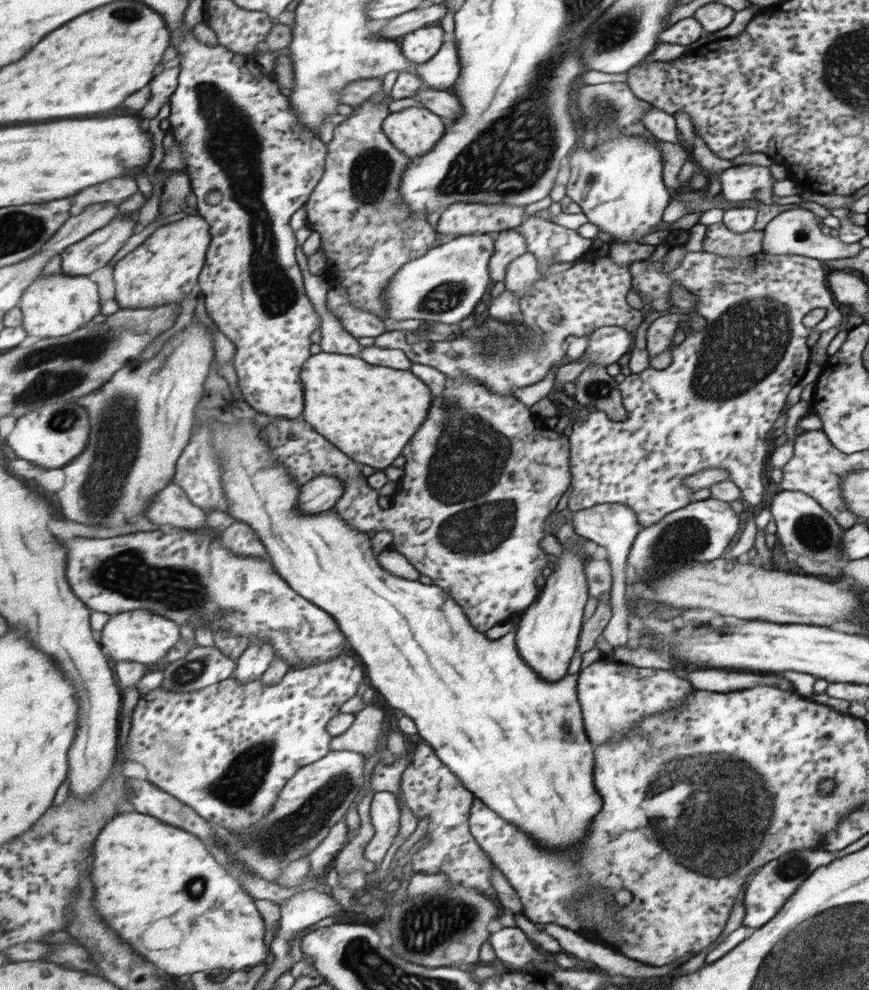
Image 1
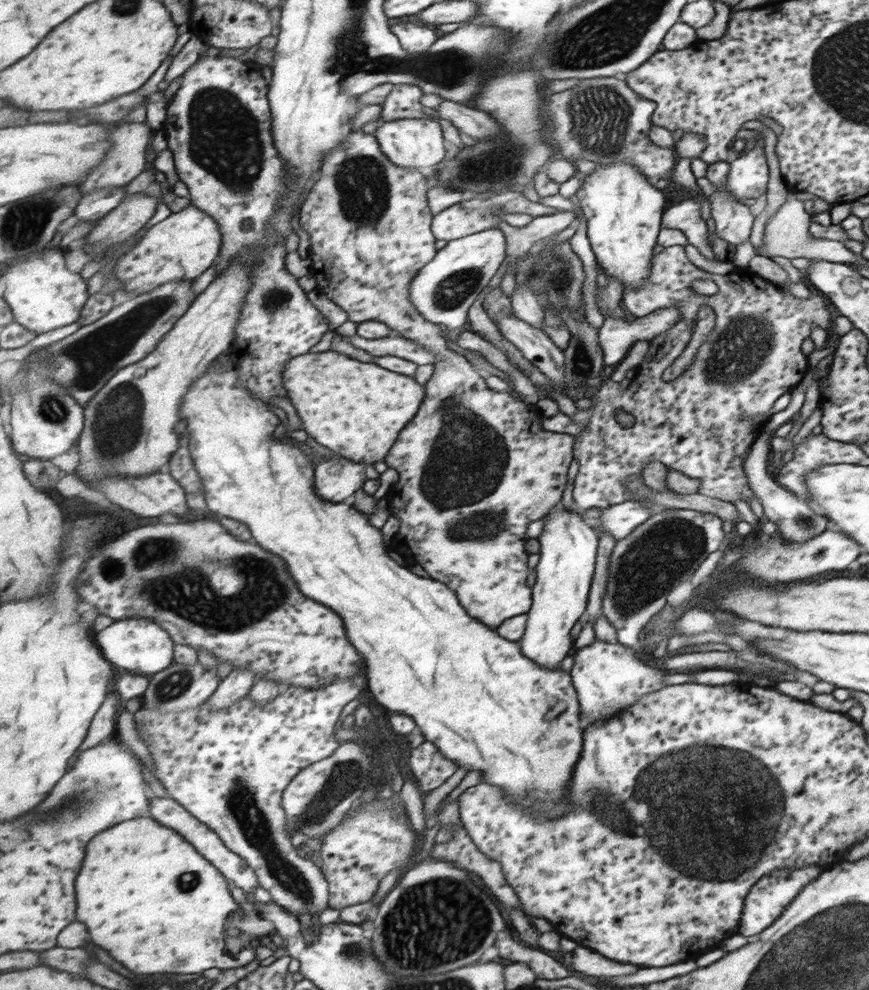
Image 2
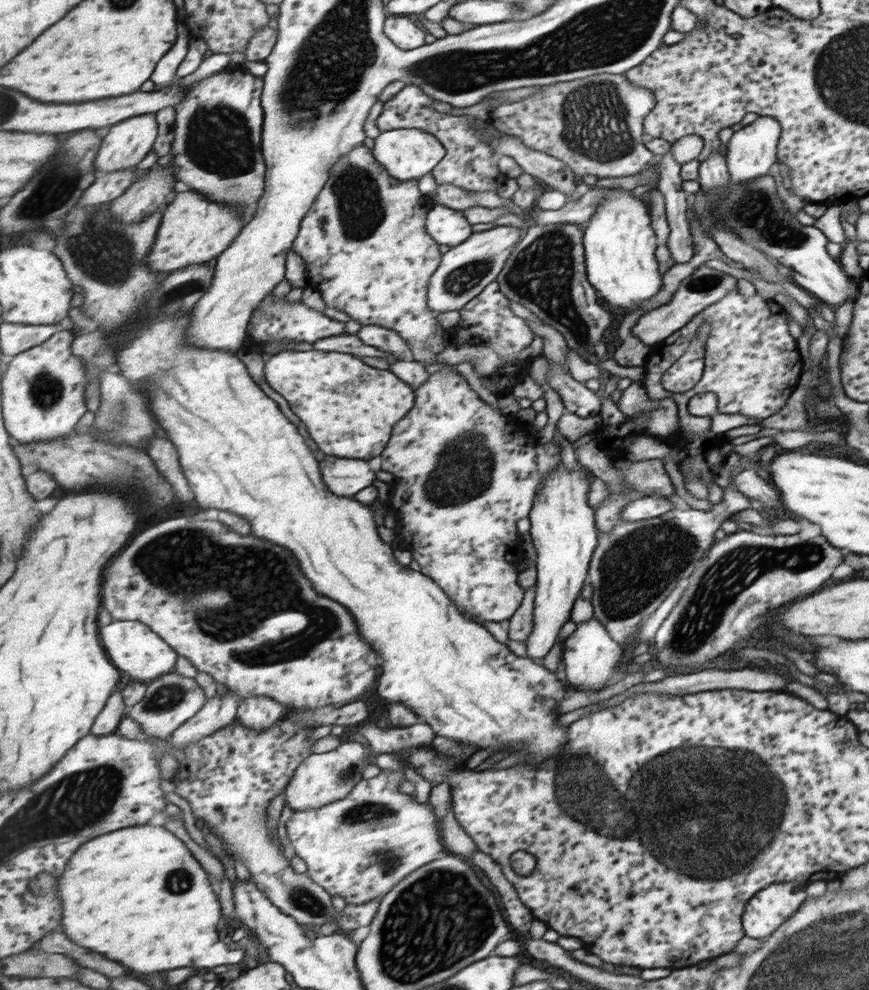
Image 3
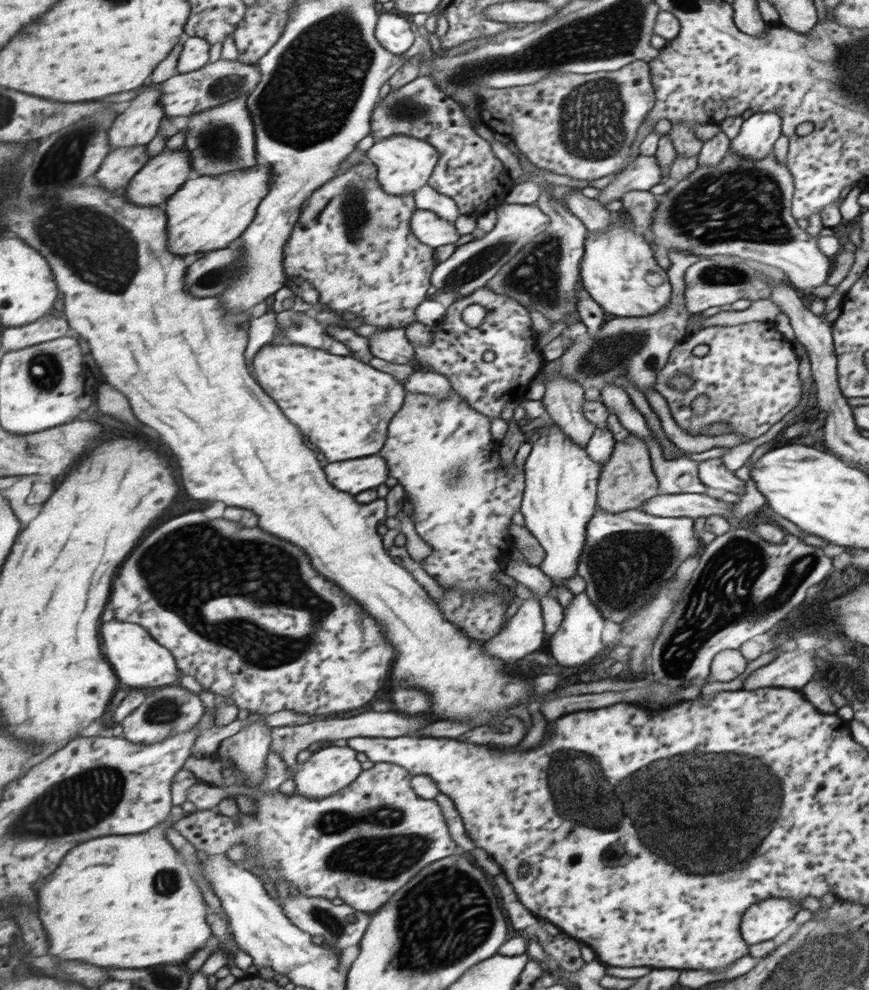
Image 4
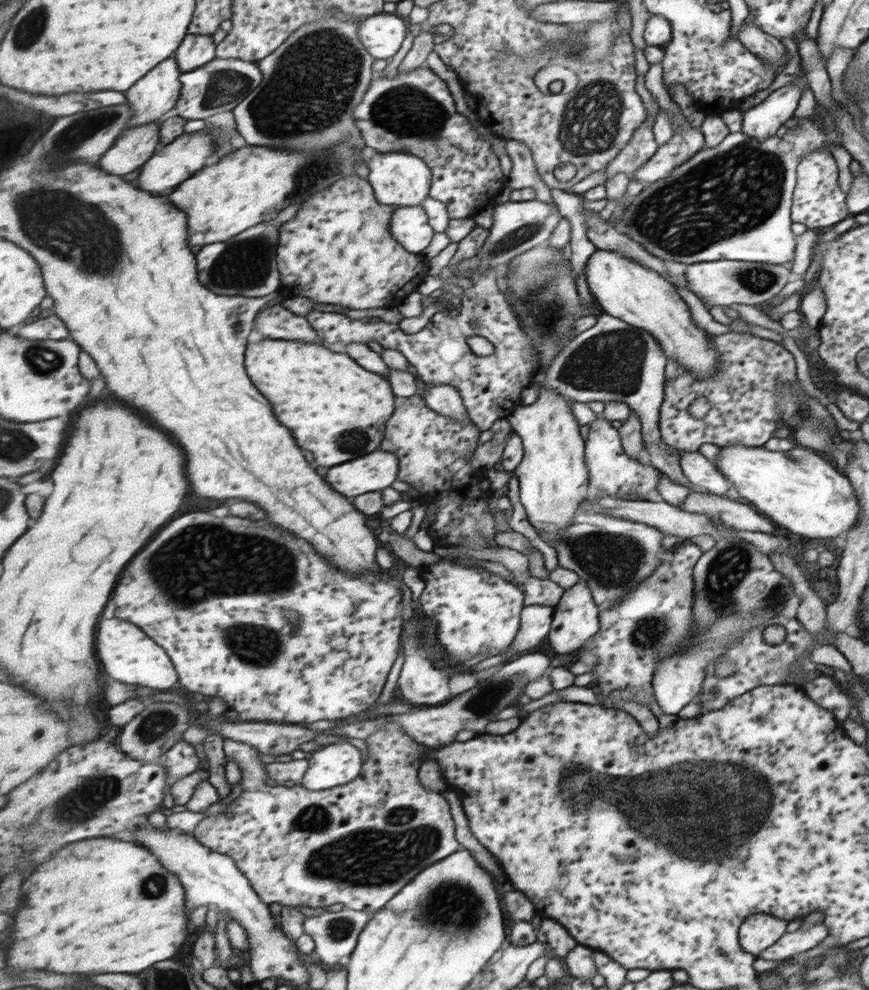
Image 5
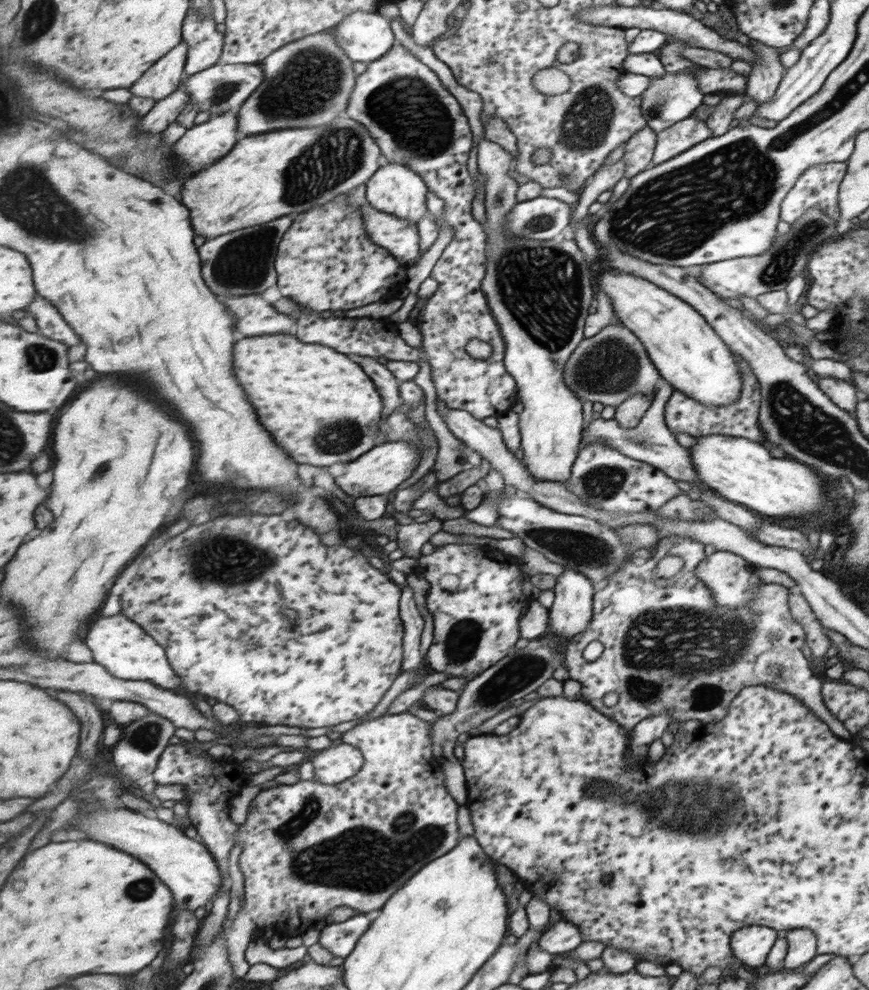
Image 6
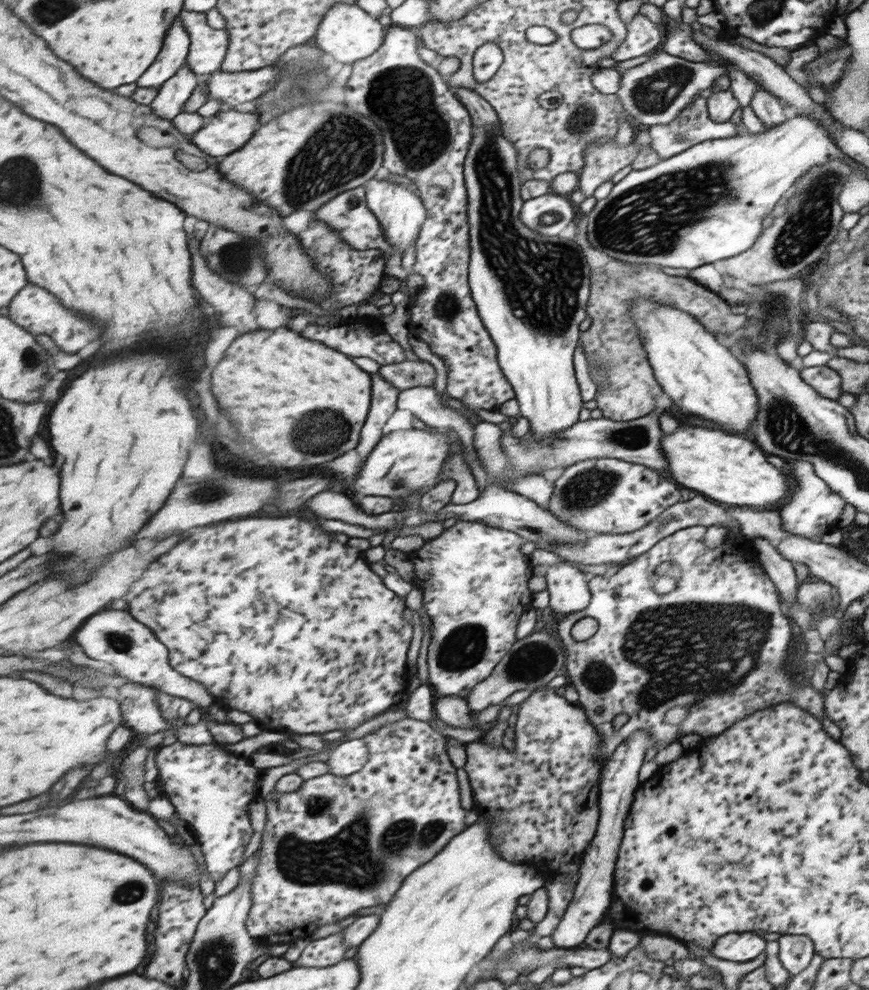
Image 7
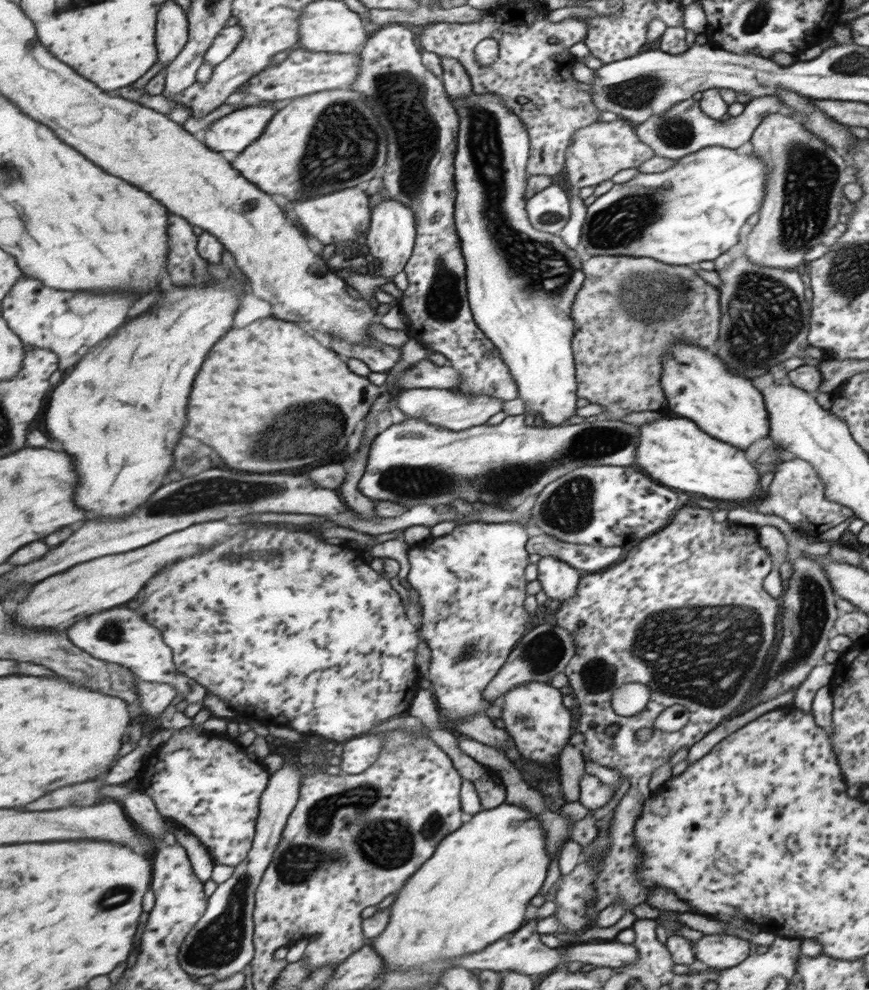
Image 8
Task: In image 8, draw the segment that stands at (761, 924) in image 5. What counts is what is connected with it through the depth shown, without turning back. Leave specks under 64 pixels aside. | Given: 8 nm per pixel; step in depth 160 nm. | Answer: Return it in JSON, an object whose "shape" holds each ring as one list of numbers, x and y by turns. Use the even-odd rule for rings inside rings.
{"shape":[[722,932,713,936,702,936,692,946,694,957,707,966,711,974,731,969,743,962,751,953,746,937]]}

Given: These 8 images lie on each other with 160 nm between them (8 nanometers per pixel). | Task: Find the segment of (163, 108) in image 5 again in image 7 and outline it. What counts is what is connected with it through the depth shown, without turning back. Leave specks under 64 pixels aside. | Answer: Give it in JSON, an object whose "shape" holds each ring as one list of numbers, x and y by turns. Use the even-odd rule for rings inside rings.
{"shape":[[177,16,170,30,165,36,167,40,159,60,155,60,155,64,143,74,143,80,137,82,139,86,159,90,188,62,192,40,181,16]]}

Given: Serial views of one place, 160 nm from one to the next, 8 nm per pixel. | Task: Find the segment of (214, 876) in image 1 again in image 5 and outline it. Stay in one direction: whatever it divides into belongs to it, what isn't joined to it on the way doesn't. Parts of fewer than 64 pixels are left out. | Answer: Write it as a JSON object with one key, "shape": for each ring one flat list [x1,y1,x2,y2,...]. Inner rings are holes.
{"shape":[[111,838,83,840,67,844,55,858,41,864,35,874,24,879,25,904,15,912,7,968,13,974,25,970,51,970,59,974,111,974,143,972,153,962,177,956,191,937,187,926,186,888,179,877,169,872,146,847,137,842]]}

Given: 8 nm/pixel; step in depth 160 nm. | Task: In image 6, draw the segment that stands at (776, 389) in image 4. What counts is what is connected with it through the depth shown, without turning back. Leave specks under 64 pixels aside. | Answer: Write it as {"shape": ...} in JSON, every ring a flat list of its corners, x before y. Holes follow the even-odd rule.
{"shape":[[735,355,735,362,742,378,742,388,740,388,740,396,734,400,734,403,727,406,701,404,682,392,674,390,665,406,665,424,671,433,687,434,693,438,717,434,745,438,757,444,765,442,765,435,763,435,761,426,758,425,758,412,761,410,761,392,758,389,760,385,745,360]]}

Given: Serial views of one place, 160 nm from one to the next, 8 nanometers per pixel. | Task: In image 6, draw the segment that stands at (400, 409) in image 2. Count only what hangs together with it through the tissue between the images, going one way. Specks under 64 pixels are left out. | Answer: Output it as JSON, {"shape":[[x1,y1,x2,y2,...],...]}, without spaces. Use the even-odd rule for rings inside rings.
{"shape":[[291,334,243,338,235,344,235,376,255,406,261,424,297,462,331,466,335,462,357,460,375,448,375,438,381,432,383,397,373,380,349,356,323,344,303,344]]}

